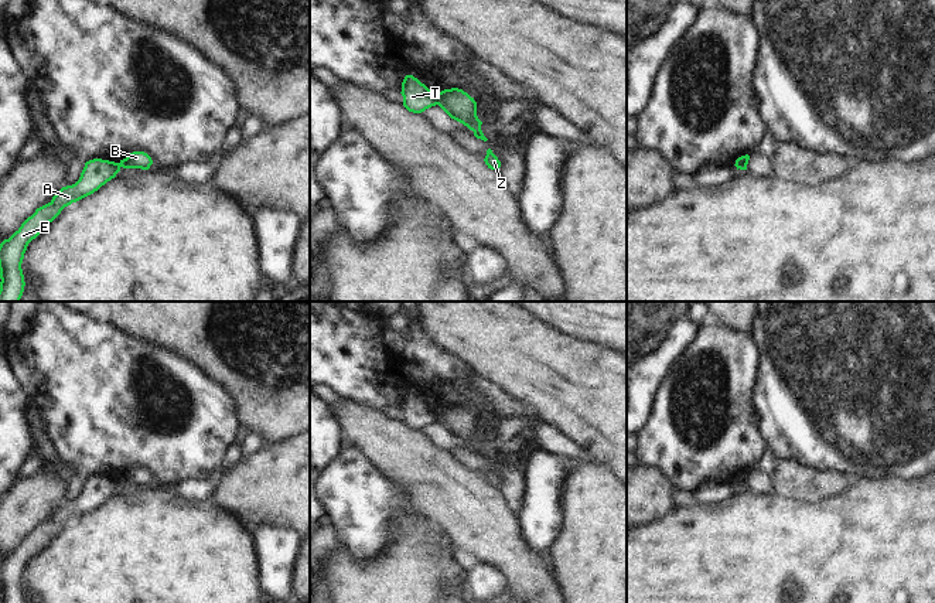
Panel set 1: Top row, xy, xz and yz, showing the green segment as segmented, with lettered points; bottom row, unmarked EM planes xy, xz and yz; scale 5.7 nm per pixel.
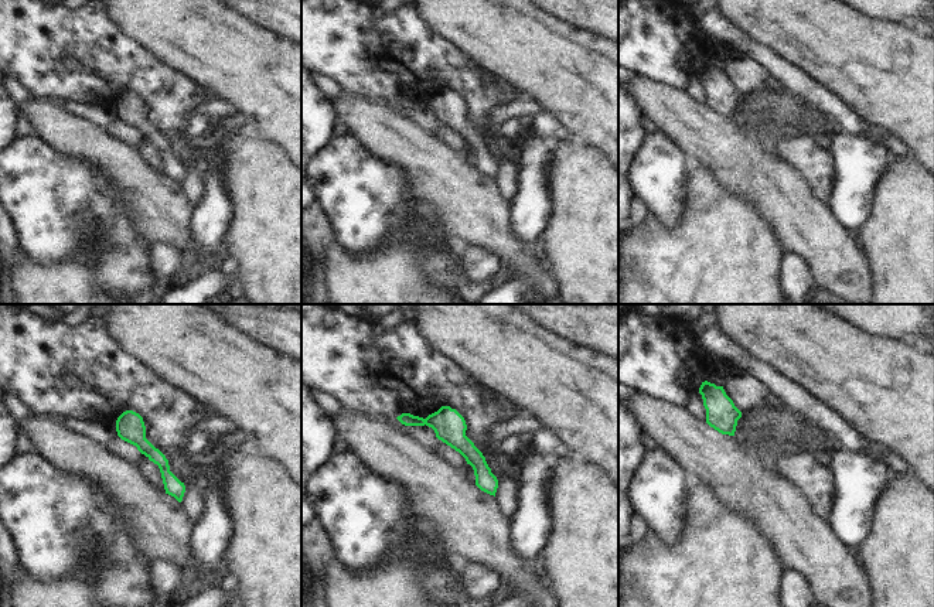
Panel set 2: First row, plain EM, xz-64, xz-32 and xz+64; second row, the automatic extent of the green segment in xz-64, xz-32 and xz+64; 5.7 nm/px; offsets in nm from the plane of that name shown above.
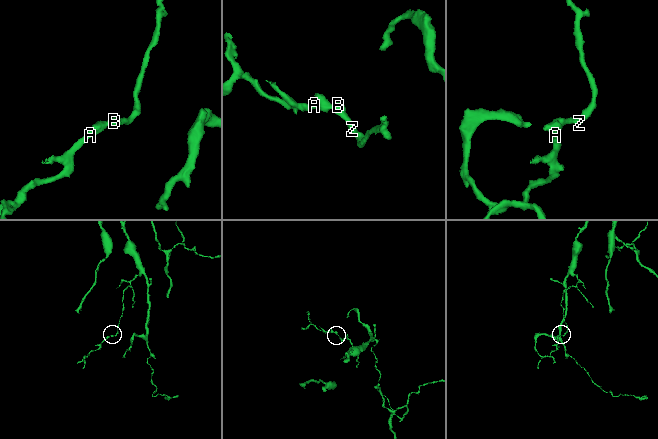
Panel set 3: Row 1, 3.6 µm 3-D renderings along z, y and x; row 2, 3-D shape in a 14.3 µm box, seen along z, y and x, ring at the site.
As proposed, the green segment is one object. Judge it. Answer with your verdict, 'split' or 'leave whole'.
split

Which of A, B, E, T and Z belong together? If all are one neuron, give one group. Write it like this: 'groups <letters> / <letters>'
groups A E T / B Z

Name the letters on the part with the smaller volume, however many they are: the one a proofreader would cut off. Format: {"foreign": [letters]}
{"foreign": ["A", "E", "T"]}

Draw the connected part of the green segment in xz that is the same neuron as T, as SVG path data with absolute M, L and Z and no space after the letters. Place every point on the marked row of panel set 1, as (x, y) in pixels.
M406 75L402 82L403 106L413 113L422 113L437 105L437 92L429 89L413 75Z

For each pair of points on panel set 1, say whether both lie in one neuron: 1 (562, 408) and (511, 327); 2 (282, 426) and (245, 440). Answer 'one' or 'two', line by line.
1: one
2: two

